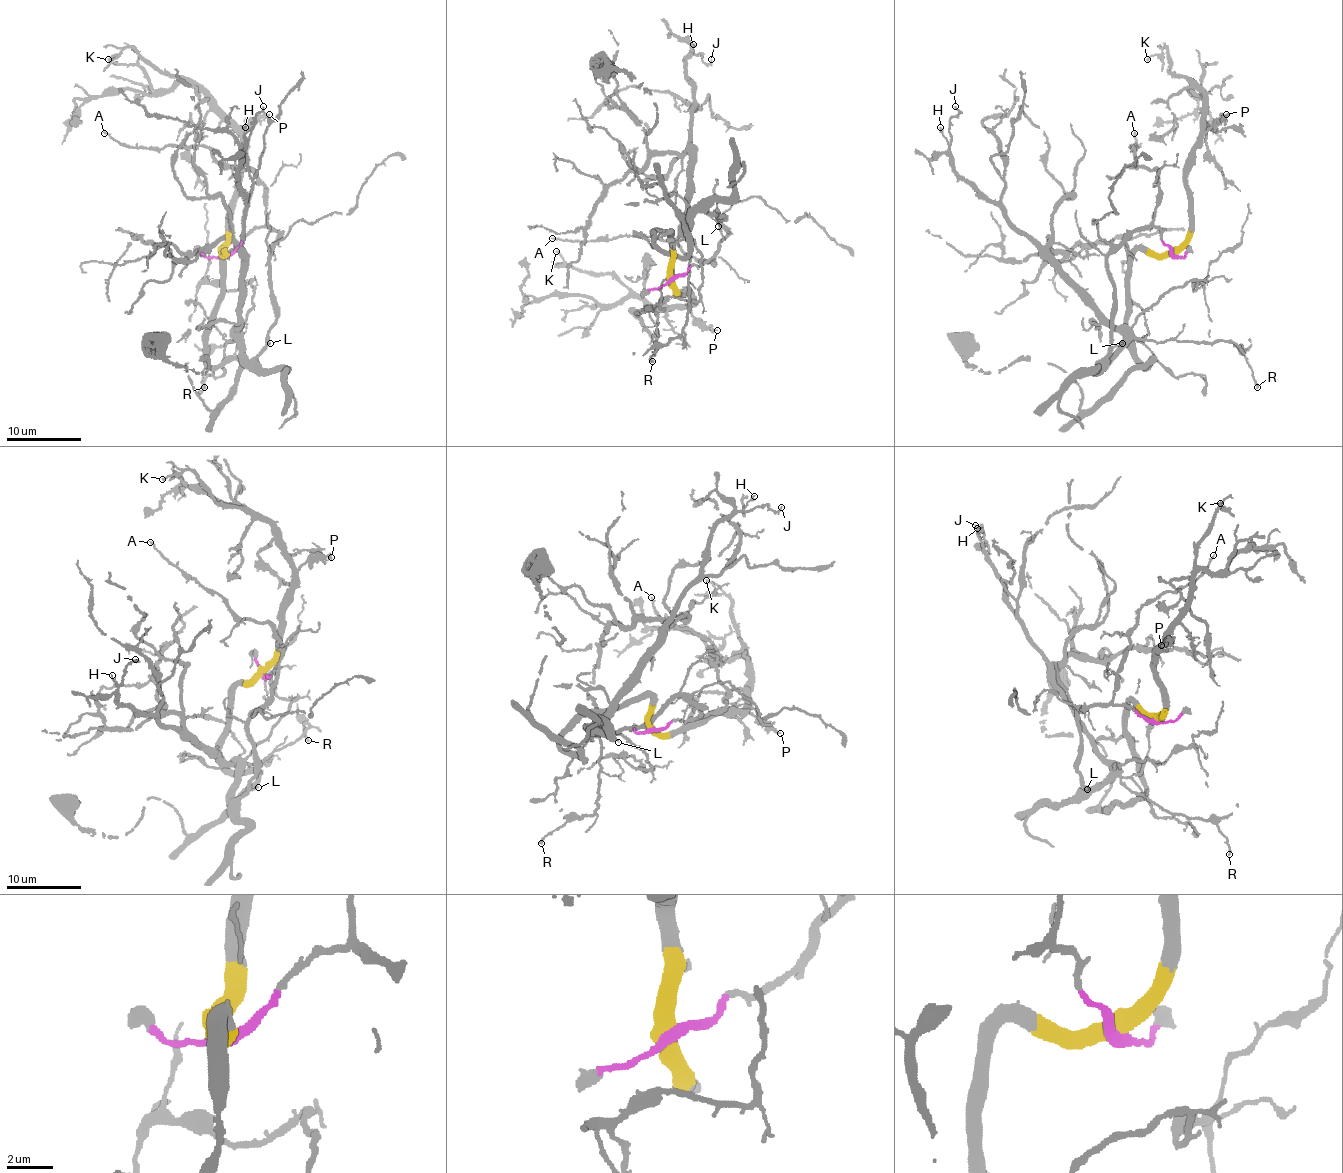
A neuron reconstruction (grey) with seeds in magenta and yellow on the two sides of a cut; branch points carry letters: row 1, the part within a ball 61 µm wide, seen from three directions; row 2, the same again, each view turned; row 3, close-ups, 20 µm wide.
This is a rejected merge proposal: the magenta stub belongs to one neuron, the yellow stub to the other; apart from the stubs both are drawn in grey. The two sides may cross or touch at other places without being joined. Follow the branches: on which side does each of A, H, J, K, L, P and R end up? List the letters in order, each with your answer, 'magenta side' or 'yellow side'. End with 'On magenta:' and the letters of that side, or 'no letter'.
A: magenta side
H: magenta side
J: magenta side
K: yellow side
L: magenta side
P: yellow side
R: magenta side
On magenta: A, H, J, L, R

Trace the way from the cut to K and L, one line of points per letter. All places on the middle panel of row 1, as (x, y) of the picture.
K: (672, 279), (679, 294), (687, 292), (690, 299), (685, 305), (651, 307), (610, 275), (570, 267), (555, 250)
L: (672, 279), (705, 262), (726, 235), (718, 211), (724, 217), (715, 217), (718, 226)

